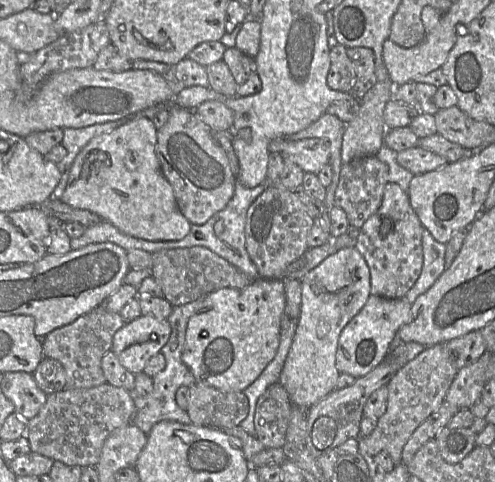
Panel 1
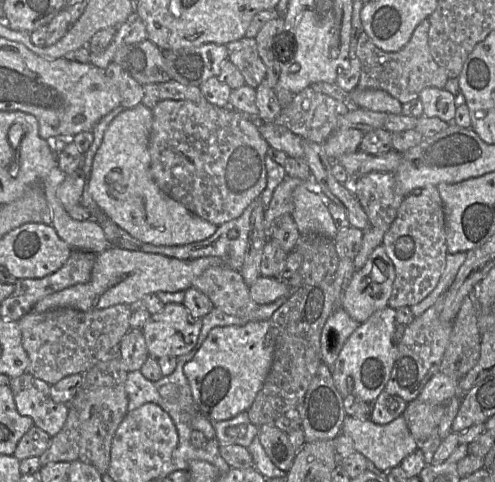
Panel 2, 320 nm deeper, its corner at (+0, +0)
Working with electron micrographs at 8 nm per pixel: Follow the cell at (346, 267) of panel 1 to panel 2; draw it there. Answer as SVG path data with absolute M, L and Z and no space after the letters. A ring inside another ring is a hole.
M381 244L365 265L356 270L343 293L341 308L362 323L388 304L395 280L394 265Z

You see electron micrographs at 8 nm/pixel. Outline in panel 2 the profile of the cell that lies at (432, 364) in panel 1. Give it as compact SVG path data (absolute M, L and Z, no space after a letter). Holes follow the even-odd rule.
M419 399L407 403L403 417L418 443L423 443L437 431L437 426L445 412L444 404L429 404Z

